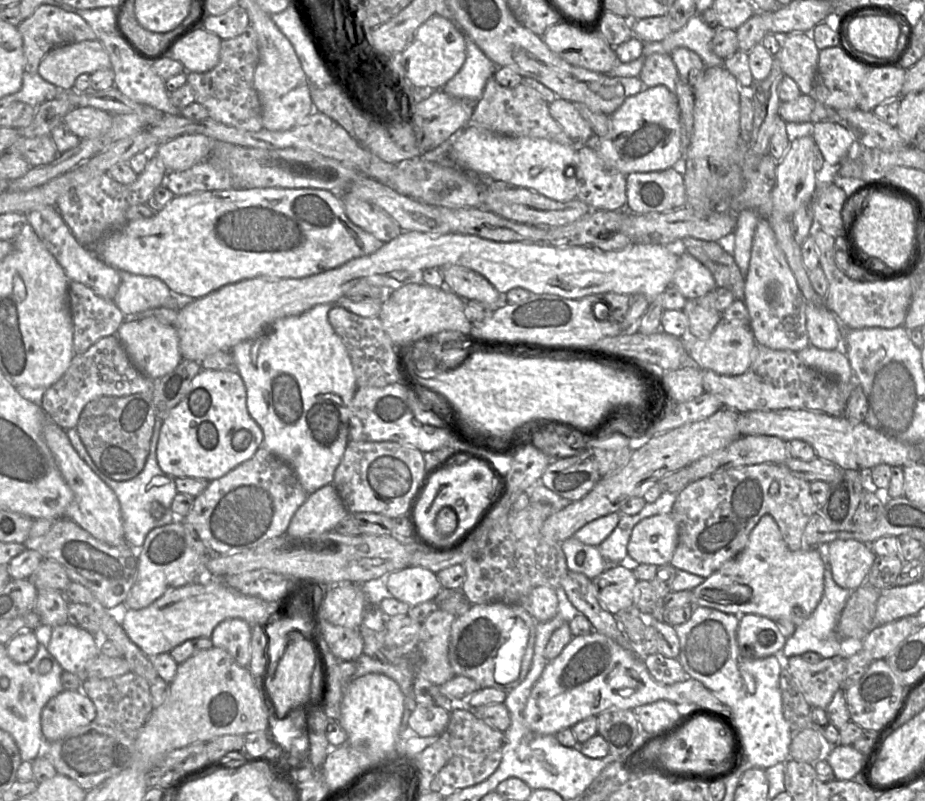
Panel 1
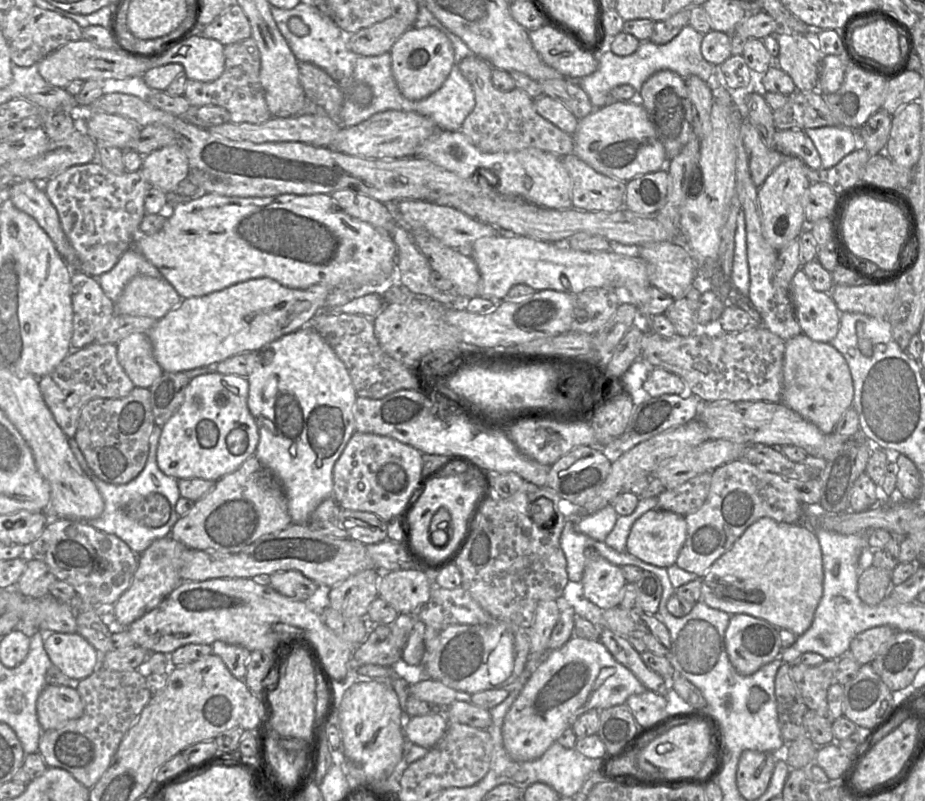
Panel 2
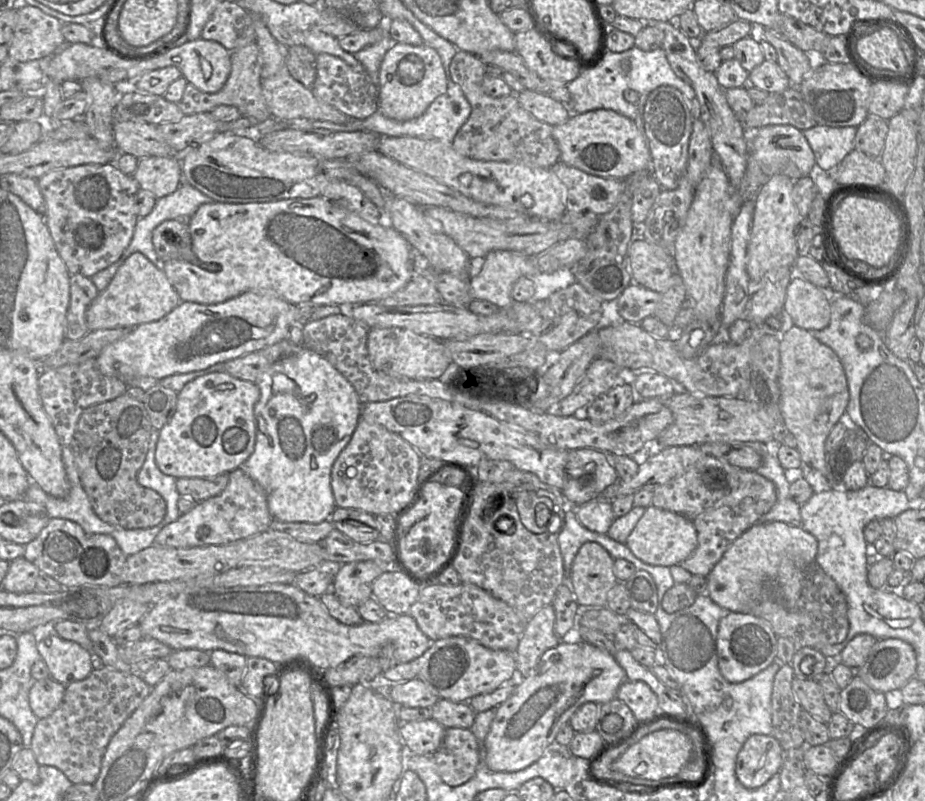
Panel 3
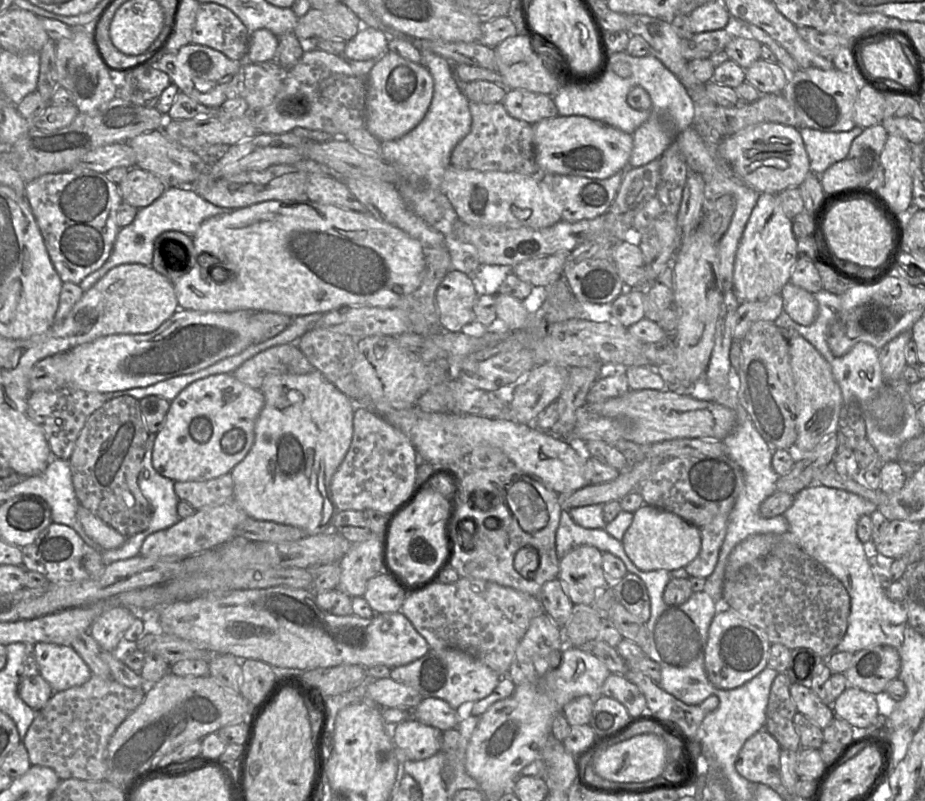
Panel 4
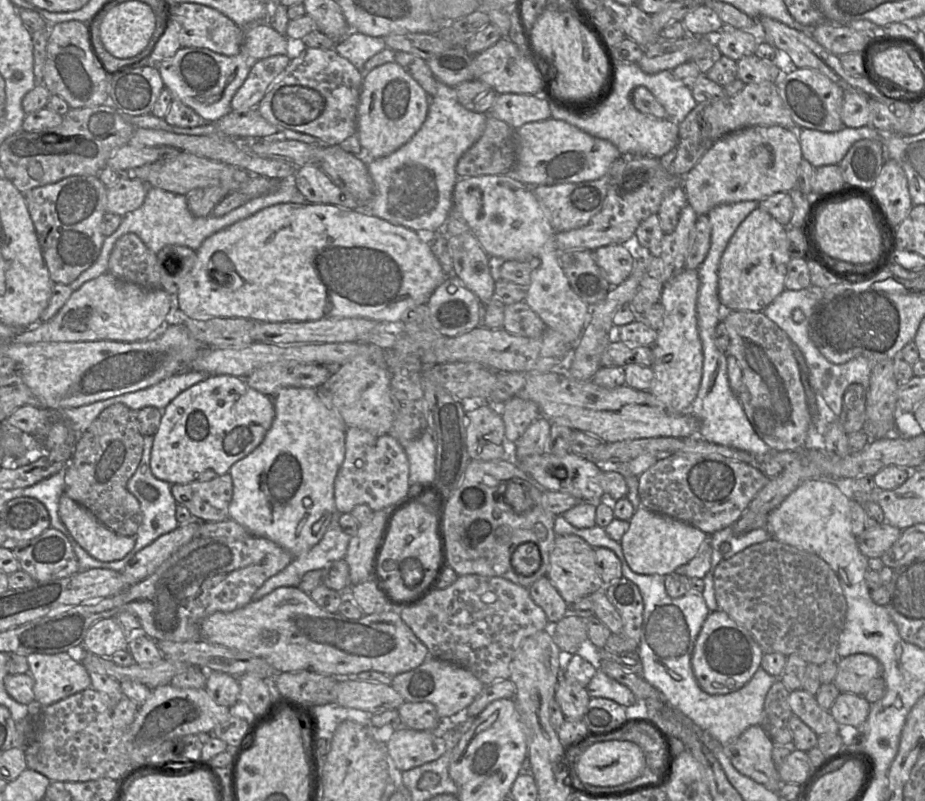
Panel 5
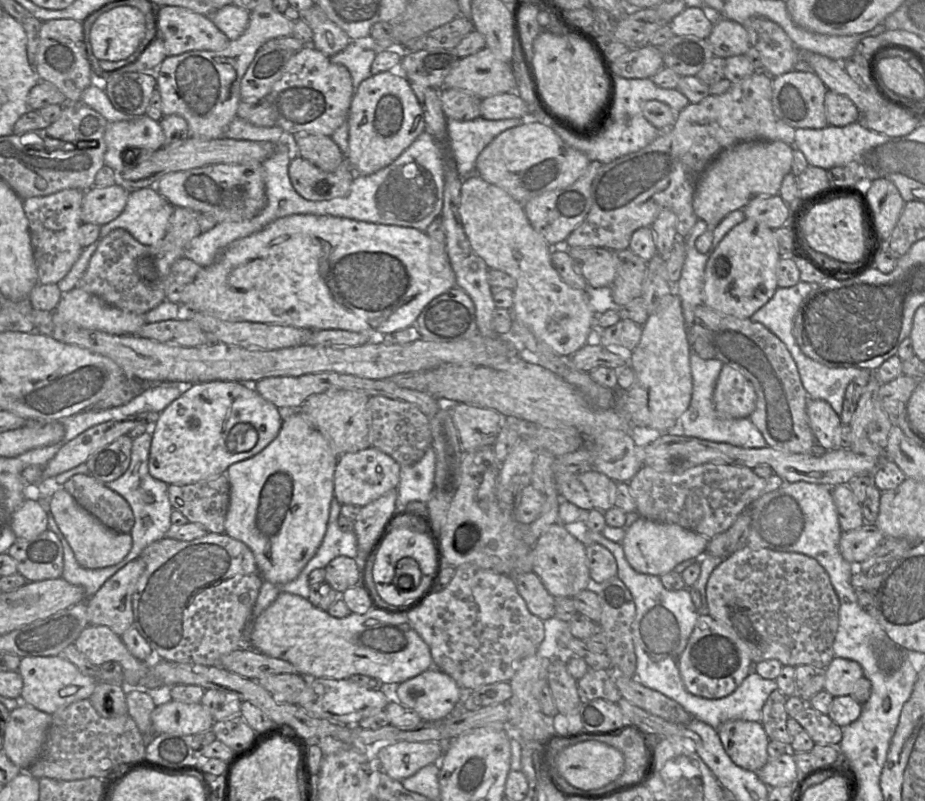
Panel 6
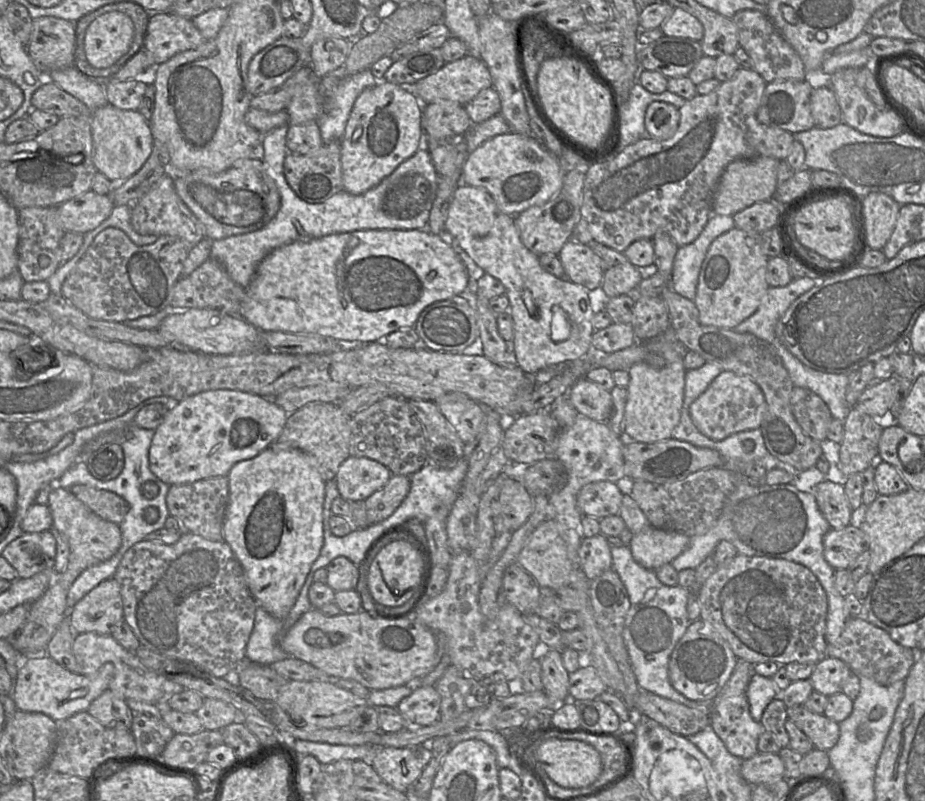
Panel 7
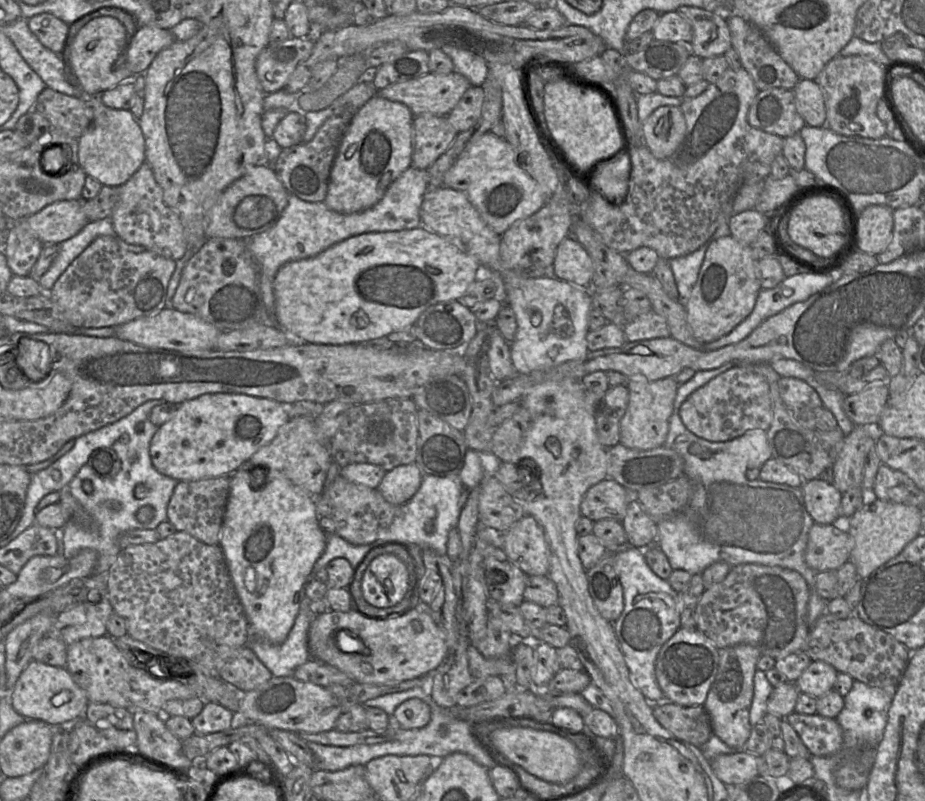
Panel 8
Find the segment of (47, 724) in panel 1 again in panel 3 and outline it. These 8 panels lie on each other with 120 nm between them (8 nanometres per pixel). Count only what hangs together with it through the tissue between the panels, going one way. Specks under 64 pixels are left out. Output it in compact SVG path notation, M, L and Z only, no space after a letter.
M52 678L35 680L29 692L29 703L36 717L50 716L60 706L65 690L65 685Z

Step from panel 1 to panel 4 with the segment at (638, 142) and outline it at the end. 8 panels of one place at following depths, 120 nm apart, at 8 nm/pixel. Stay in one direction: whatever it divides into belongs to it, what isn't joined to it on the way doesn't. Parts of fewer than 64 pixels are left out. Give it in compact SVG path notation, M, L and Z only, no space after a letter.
M557 115L532 124L536 162L542 173L604 179L629 166L633 135L585 116Z

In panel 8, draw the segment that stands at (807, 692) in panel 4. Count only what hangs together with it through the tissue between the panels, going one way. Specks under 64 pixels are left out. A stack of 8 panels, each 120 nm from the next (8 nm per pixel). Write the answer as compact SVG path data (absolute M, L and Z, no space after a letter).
M793 712L785 719L814 756L831 756L843 749L843 733L834 718Z

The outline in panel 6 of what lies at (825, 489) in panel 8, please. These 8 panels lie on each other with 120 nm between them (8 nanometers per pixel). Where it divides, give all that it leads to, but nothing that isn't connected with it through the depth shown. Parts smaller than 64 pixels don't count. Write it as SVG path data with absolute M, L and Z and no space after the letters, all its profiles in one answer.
M839 484L831 487L831 494L842 532L854 530L865 523L861 504L848 485Z

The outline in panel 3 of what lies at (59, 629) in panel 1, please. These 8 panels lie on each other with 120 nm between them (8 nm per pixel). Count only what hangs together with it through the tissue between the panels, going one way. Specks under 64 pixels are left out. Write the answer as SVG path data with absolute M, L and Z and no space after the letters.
M55 633L39 641L37 649L41 658L48 666L51 678L65 686L87 678L95 667L99 665L91 652L78 643L63 639Z

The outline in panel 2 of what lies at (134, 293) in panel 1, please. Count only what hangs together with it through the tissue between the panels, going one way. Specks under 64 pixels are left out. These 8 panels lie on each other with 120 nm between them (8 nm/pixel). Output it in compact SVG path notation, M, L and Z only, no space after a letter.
M135 247L129 248L117 264L108 272L96 278L105 295L116 302L128 282L137 275L160 279L162 274Z

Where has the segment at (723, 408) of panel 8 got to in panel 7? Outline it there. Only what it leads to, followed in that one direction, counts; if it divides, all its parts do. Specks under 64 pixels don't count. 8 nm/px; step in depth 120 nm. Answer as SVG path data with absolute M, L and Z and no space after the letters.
M722 371L691 404L690 417L700 433L720 441L737 432L760 428L766 405L763 391L752 379L732 371Z

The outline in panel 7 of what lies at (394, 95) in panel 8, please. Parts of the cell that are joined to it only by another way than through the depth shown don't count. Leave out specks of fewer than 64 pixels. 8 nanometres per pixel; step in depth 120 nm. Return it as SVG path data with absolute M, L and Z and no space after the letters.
M467 55L446 63L436 73L410 85L410 91L422 105L436 100L450 100L465 105L481 90L490 87L492 78L485 63L480 58Z

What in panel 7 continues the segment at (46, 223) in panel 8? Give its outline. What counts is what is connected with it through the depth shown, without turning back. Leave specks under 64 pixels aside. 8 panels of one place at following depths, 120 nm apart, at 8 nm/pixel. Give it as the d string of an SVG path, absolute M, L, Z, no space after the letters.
M89 190L59 205L58 211L65 232L85 234L105 221L114 207L109 195Z

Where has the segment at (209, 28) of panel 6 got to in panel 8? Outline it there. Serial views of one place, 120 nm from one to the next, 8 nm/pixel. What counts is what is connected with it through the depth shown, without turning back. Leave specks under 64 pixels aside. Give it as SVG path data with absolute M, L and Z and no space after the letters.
M154 26L138 27L126 53L125 66L134 74L144 74L155 56L176 41L170 30Z

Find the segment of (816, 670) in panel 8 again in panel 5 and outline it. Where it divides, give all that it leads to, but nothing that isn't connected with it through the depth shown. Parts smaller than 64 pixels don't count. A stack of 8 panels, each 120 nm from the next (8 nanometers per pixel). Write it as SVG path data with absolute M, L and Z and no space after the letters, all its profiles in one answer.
M852 654L837 660L837 674L833 683L840 692L863 696L870 689L870 682L882 677L882 666L868 654Z

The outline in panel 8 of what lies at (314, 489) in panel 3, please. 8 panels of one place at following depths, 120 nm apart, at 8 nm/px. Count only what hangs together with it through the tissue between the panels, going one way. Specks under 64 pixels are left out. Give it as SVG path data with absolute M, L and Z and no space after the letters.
M246 464L236 470L233 474L230 475L230 493L226 505L226 510L224 514L222 531L220 534L219 546L221 547L224 557L226 559L230 575L232 577L234 586L240 598L240 601L243 605L248 623L250 628L250 640L251 636L256 637L262 640L265 640L272 644L281 644L283 643L291 629L293 628L295 619L299 613L300 603L303 597L306 596L306 584L309 580L309 575L311 574L313 567L319 557L323 554L326 547L326 533L319 525L319 516L316 511L315 497L310 495L304 489L299 486L294 485L283 473L278 470L266 470L264 467L260 468L262 472L255 472L253 475L256 475L256 484L261 485L260 488L255 489L252 487L252 477L250 464Z

